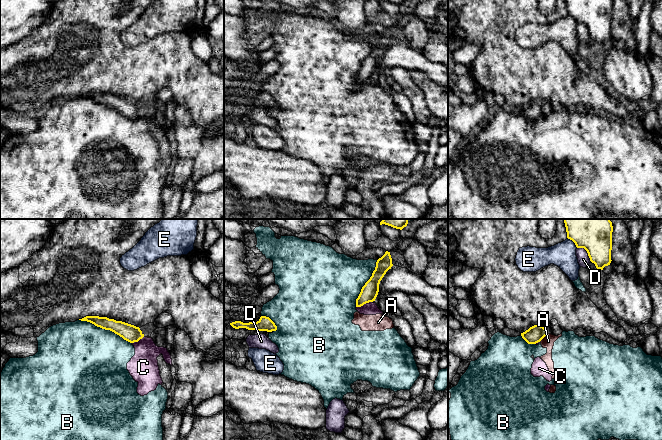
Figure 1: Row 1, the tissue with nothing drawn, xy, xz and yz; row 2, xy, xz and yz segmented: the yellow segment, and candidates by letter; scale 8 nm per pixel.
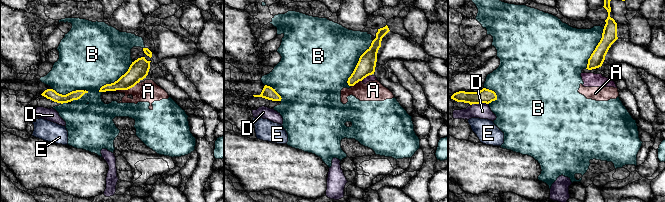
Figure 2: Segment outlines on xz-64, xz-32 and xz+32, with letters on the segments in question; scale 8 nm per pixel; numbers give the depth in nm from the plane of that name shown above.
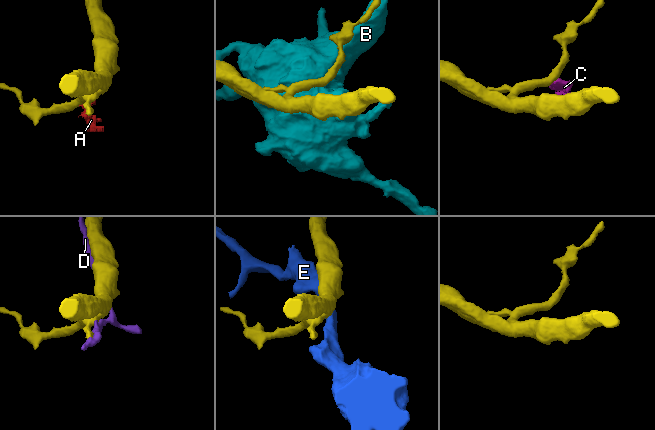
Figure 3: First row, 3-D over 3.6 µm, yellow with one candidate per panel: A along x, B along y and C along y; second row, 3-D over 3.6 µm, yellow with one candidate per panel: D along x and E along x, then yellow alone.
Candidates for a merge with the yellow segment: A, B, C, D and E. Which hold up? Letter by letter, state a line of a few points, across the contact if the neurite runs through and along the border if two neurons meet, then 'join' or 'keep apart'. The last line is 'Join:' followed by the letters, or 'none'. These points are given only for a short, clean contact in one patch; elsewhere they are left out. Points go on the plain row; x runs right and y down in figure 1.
A: line yz (547, 110), (539, 117); keep apart
B: keep apart
C: line xz (372, 77), (356, 83); keep apart
D: keep apart
E: keep apart
Join: none

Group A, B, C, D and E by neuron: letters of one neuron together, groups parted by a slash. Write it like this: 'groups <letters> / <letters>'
groups A B C / D / E

